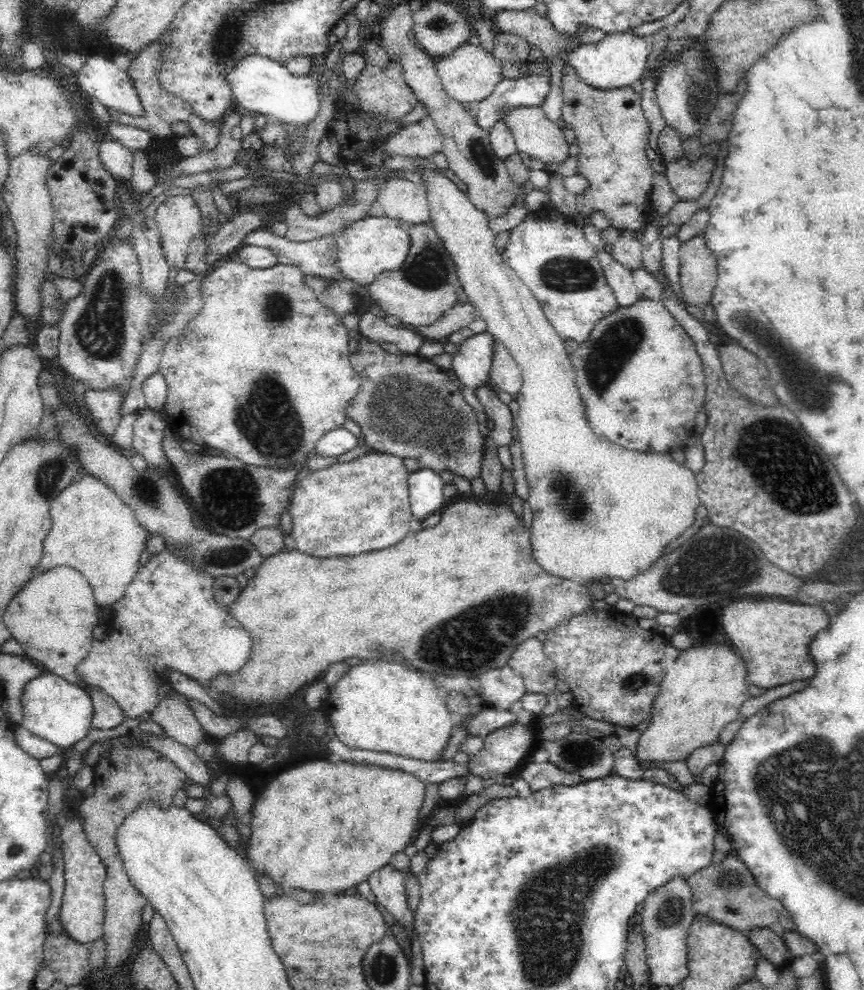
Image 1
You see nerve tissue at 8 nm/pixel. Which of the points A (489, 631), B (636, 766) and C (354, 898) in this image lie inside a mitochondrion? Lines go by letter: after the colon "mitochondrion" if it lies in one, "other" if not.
A: mitochondrion
B: other
C: other

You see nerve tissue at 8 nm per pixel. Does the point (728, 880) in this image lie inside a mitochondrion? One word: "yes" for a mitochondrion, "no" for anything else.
yes

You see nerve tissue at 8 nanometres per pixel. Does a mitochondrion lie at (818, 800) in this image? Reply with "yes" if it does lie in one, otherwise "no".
yes

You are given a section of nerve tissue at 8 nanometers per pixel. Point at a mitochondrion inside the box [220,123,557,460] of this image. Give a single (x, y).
(429, 269)

